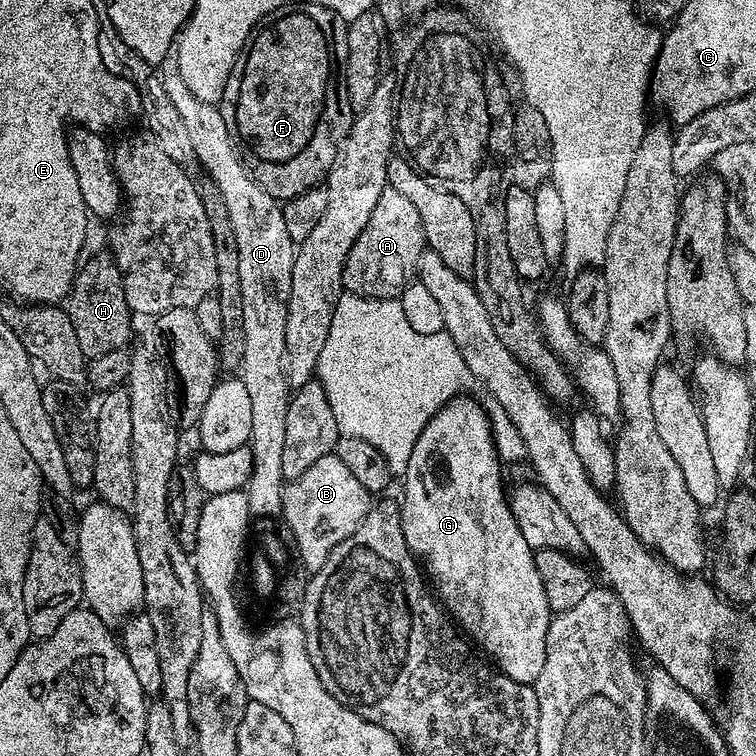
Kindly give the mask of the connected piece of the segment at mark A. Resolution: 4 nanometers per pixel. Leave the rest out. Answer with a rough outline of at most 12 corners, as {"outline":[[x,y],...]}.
{"outline":[[384,188],[343,291],[399,297],[425,250],[422,218]]}

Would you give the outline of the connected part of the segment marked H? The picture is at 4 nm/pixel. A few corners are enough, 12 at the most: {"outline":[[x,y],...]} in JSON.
{"outline":[[111,251],[77,267],[66,297],[88,358],[127,345],[128,310]]}

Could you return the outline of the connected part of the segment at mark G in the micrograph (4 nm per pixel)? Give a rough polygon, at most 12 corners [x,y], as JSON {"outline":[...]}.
{"outline":[[453,396],[402,473],[439,603],[532,684],[550,609],[486,408]]}

